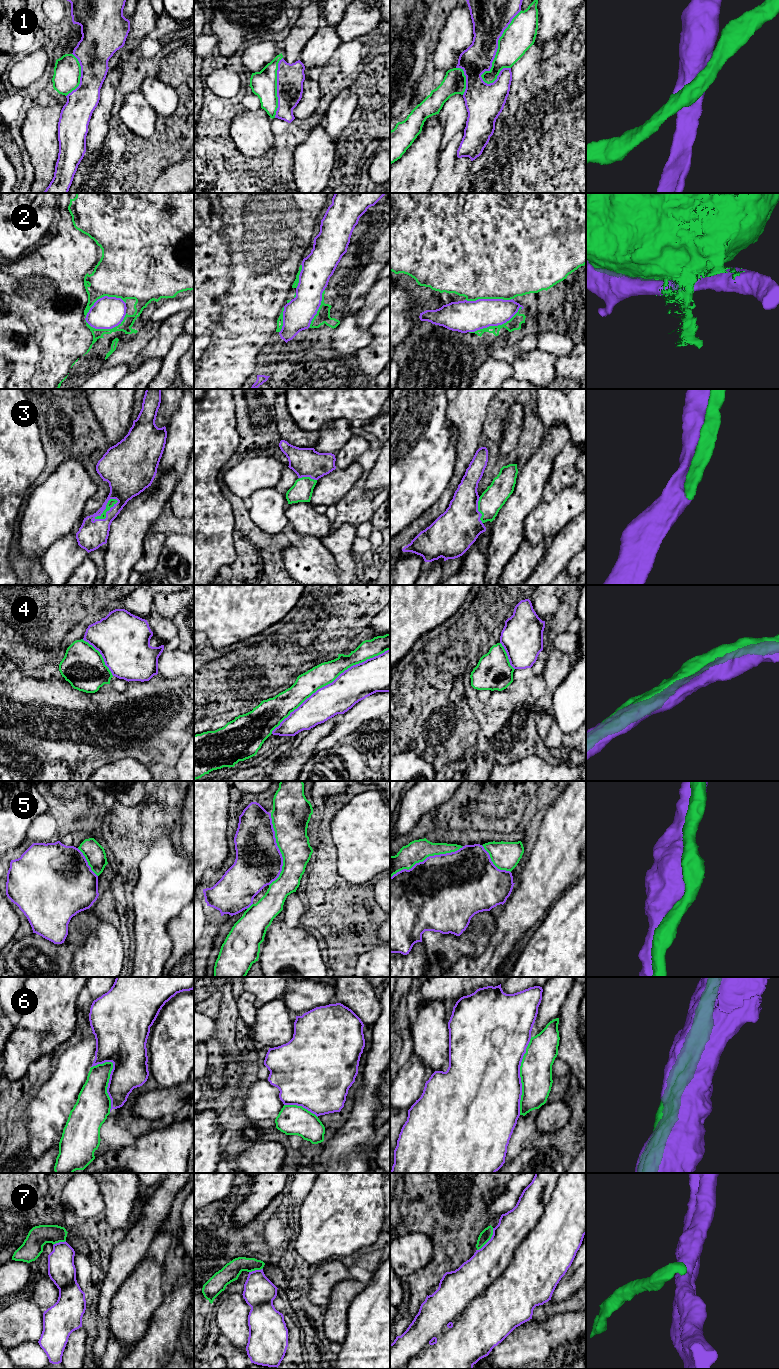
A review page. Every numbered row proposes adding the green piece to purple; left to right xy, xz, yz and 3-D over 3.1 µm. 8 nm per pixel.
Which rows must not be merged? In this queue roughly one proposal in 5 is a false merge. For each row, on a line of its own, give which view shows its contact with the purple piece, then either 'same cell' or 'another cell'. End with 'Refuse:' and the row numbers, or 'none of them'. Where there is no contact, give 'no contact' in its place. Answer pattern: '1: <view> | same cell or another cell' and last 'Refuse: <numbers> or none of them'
1: yz | another cell
2: xy | another cell
3: xy | same cell
4: xz | same cell
5: xz | same cell
6: yz | same cell
7: yz | another cell
Refuse: 1, 2, 7

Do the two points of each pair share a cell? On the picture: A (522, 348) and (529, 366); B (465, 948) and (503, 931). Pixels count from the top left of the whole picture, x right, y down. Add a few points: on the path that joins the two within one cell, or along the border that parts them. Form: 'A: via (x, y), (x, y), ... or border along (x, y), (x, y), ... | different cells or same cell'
A: border along (536, 347), (519, 355), (511, 364) | different cells
B: border along (496, 918), (496, 929), (489, 944), (478, 957) | different cells

